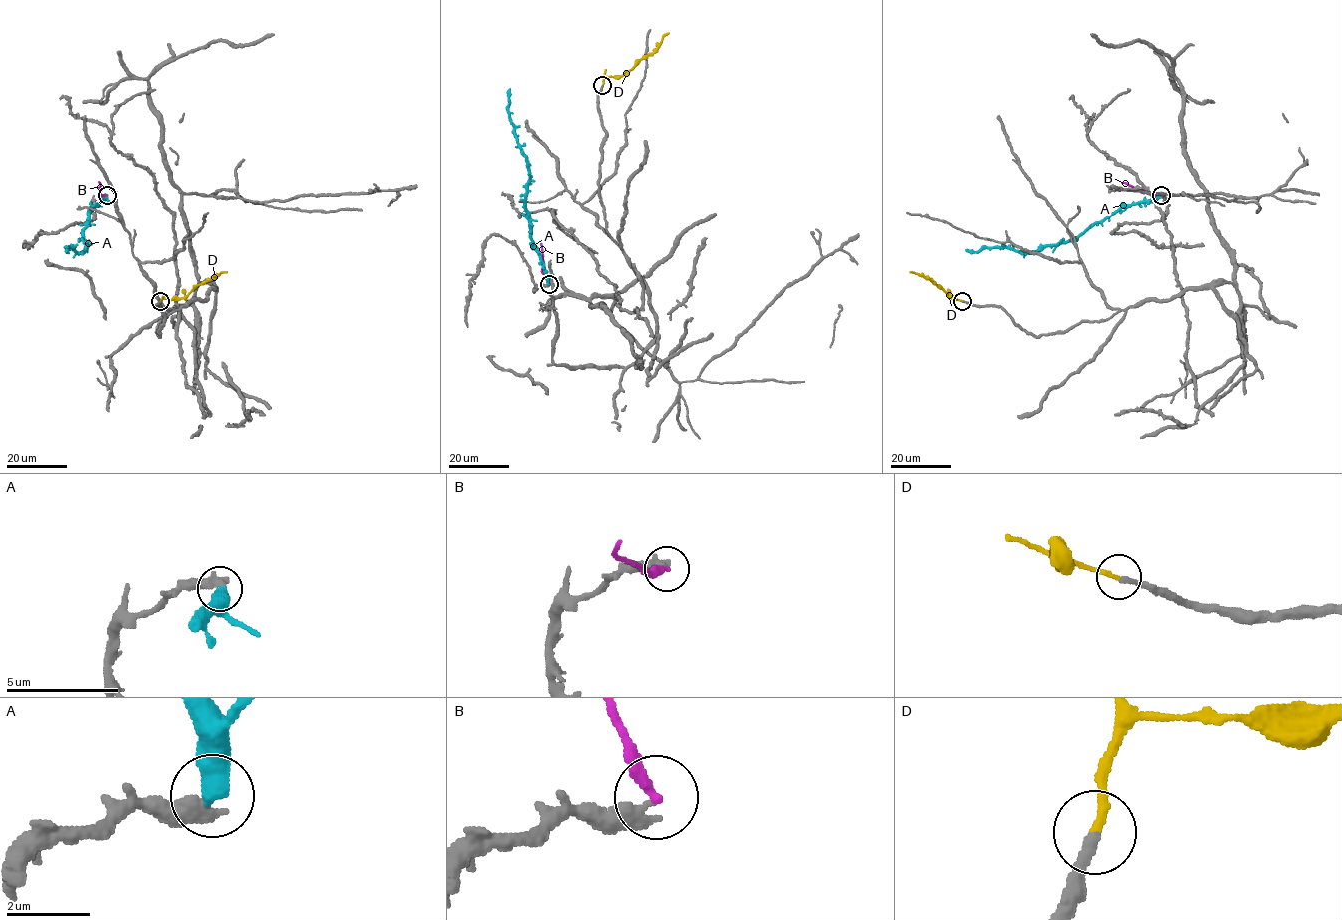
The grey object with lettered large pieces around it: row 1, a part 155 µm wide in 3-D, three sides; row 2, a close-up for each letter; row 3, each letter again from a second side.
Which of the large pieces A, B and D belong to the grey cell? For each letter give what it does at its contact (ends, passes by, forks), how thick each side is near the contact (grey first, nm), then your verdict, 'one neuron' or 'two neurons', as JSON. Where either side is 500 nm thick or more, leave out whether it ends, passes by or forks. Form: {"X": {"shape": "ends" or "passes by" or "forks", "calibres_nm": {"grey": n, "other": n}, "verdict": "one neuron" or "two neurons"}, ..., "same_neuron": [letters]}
{"A": {"calibres_nm": {"grey": 480, "other": 500}, "verdict": "two neurons"}, "B": {"shape": "ends", "calibres_nm": {"grey": 400, "other": 280}, "verdict": "two neurons"}, "D": {"shape": "ends", "calibres_nm": {"grey": 280, "other": 200}, "verdict": "one neuron"}, "same_neuron": ["D"]}

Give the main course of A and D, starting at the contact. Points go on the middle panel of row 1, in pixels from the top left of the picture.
A: (548, 284), (531, 238), (530, 217), (525, 207), (529, 168), (510, 118), (509, 88)
D: (603, 85), (606, 76), (625, 75), (641, 59), (650, 55), (669, 33)

